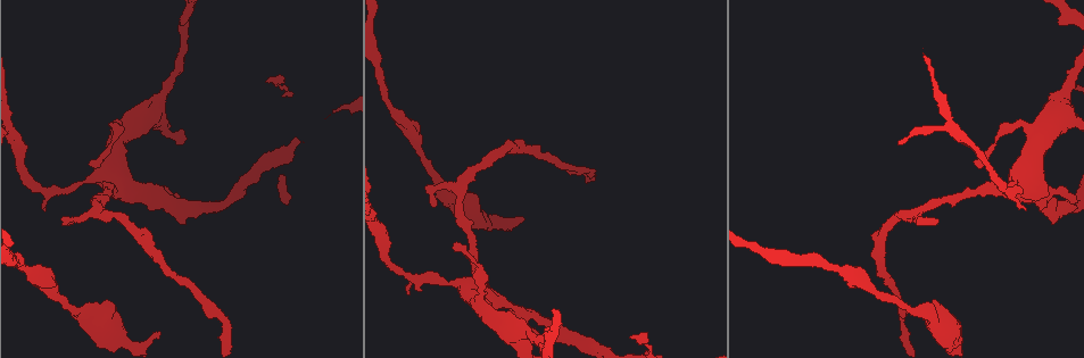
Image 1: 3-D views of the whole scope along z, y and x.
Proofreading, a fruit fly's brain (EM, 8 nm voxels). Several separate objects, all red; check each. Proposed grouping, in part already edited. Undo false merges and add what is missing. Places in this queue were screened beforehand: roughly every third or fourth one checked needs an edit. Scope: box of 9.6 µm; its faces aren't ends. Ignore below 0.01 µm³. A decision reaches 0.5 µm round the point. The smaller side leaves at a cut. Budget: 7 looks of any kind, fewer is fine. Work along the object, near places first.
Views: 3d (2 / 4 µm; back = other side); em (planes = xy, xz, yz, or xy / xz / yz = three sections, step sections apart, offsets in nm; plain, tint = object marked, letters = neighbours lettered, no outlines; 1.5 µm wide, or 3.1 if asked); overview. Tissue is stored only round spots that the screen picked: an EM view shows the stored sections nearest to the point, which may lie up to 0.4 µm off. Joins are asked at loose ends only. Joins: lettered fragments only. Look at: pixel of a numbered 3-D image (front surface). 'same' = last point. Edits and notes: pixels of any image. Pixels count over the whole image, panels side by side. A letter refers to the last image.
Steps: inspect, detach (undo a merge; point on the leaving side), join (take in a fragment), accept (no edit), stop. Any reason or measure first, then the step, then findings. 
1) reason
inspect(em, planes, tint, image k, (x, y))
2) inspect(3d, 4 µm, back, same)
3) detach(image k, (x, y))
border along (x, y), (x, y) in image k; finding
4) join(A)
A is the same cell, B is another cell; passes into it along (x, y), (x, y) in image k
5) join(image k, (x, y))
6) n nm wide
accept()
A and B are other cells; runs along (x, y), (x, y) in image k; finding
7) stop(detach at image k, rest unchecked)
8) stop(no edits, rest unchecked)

thin end
inspect(em, planes, letters, image 1, (437, 205))

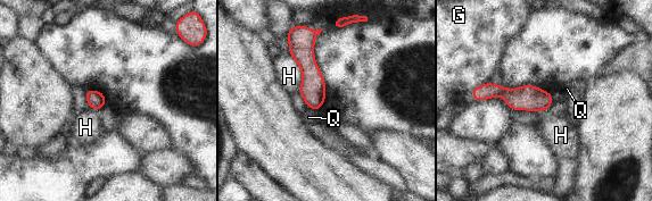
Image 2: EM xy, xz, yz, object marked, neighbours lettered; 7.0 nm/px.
120 nm wide
accept()
G, H and Q are other cells; border along (306, 106), (316, 110) in image 2; none of them fits

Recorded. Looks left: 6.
a narrow waist
inspect(3d, 4 µm, image 1, (446, 284))

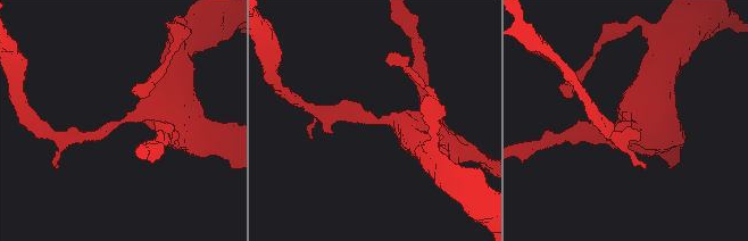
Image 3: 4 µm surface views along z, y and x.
arms of 200, 550 nm
inspect(em, planes, letters, image 3, (628, 122))

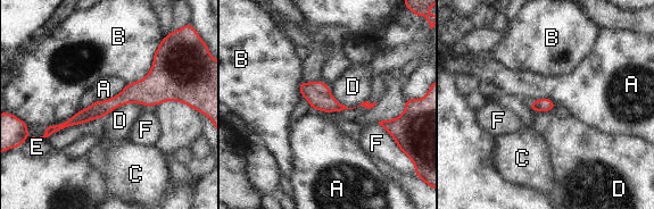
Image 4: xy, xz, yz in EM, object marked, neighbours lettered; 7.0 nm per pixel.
B touches over 380 nm
accept()
A, B, C, D, E and F are other cells; runs along (178, 98), (130, 93), (48, 132) in image 4; continuous, no second neuron

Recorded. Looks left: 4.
an open end
inspect(em, yz, step 4, letters, image 1, (160, 333))

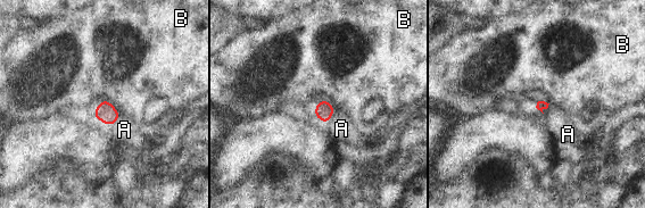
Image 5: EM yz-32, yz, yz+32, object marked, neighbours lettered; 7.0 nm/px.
another direction
inspect(em, planes, letters, same)

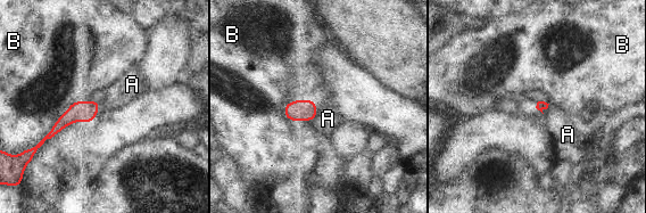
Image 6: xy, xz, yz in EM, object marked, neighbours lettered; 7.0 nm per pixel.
accept()
A and B are other cells; border along (549, 104), (543, 113) in image 6; no lettered fragment goes on from it

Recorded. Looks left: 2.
stop(no edits, rest unchecked)

